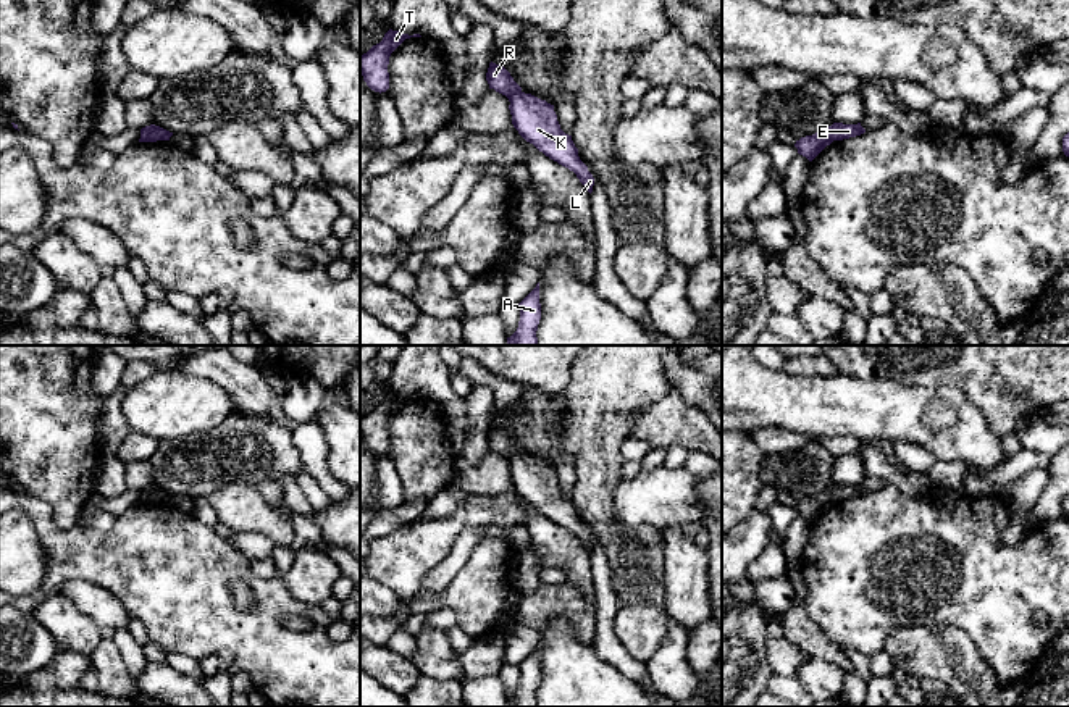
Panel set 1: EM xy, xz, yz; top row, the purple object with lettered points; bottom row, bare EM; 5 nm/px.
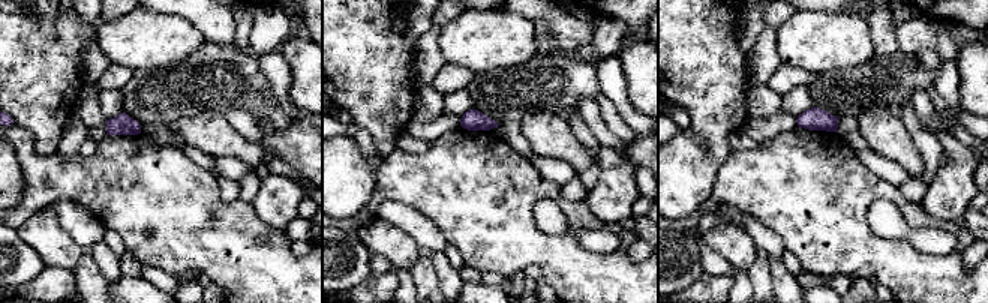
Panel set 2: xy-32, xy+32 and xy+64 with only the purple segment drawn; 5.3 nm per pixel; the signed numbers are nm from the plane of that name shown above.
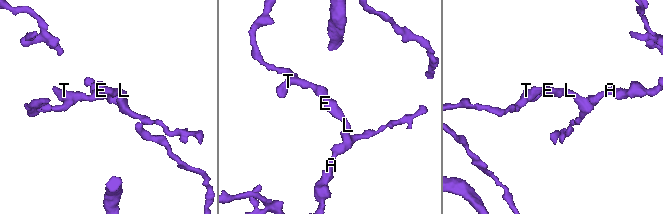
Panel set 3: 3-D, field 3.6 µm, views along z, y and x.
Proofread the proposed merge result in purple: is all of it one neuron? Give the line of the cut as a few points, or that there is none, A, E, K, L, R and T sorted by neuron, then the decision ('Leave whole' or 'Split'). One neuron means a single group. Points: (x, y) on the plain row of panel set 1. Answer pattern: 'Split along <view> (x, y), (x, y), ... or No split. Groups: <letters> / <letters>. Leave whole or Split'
Split along xy (150, 486), (159, 501). Groups: A E K L / R T. Split

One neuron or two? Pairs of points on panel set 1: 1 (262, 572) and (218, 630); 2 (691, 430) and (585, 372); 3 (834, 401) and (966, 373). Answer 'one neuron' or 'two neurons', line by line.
1: two neurons
2: two neurons
3: two neurons

